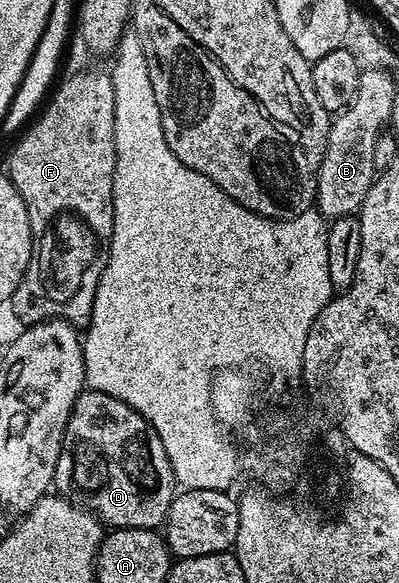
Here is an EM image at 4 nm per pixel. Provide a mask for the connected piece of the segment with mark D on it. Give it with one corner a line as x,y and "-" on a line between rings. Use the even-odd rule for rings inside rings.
88,389
77,396
77,404
73,407
69,424
65,426
65,440
61,442
61,456
55,469
55,487
64,498
75,500
77,506
93,512
102,524
113,529
160,528
173,496
179,491
171,461
167,461
167,449
163,449
163,441
152,425
138,411
131,409
131,405
107,393

